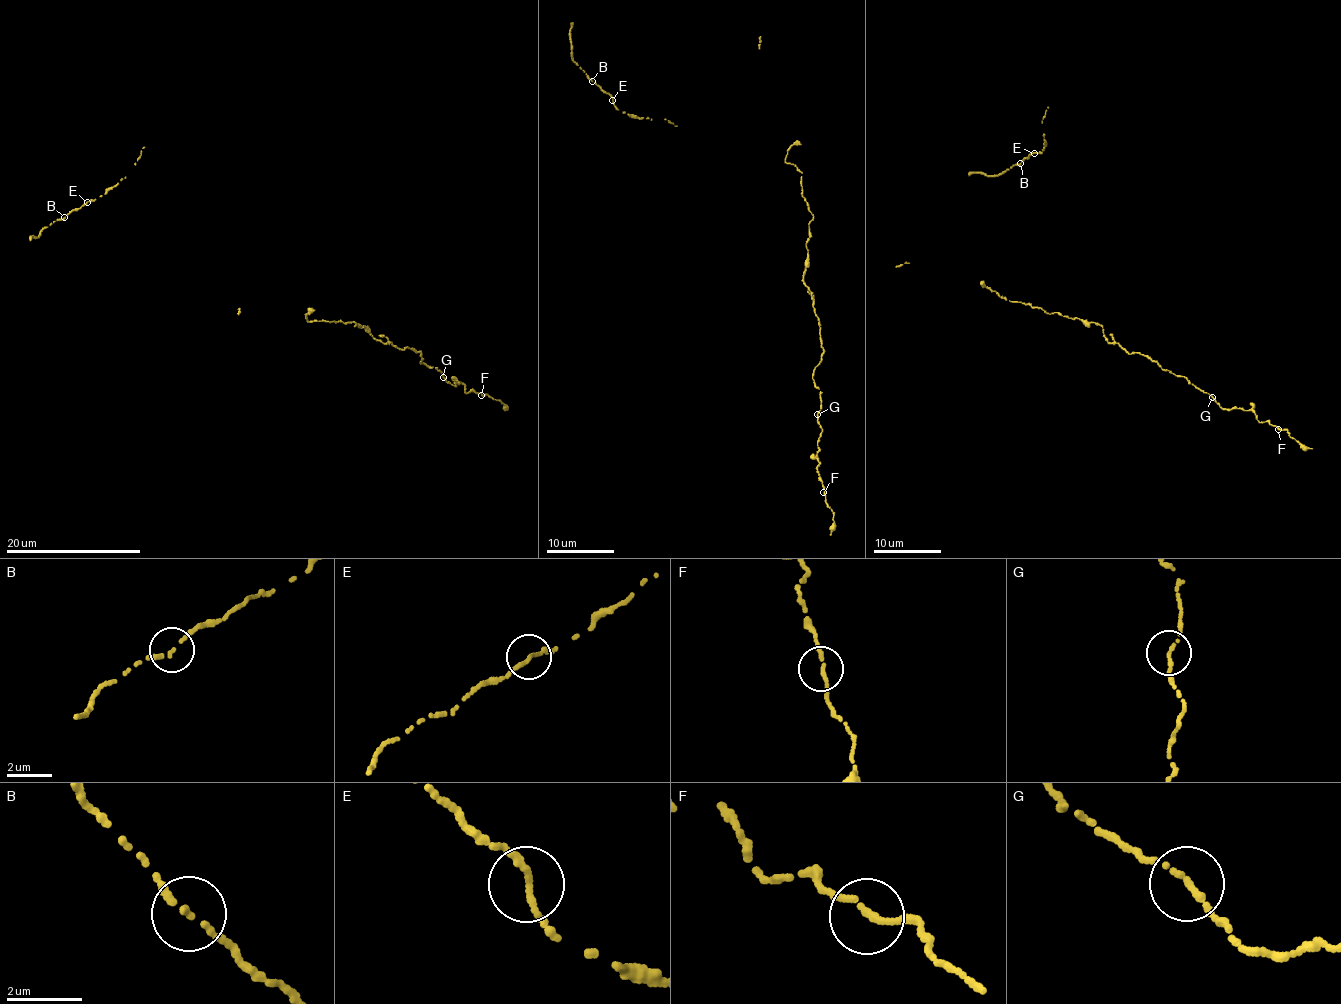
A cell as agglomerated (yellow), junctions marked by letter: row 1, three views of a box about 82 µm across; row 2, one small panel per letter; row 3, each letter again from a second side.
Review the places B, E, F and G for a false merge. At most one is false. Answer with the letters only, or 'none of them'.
none of them

